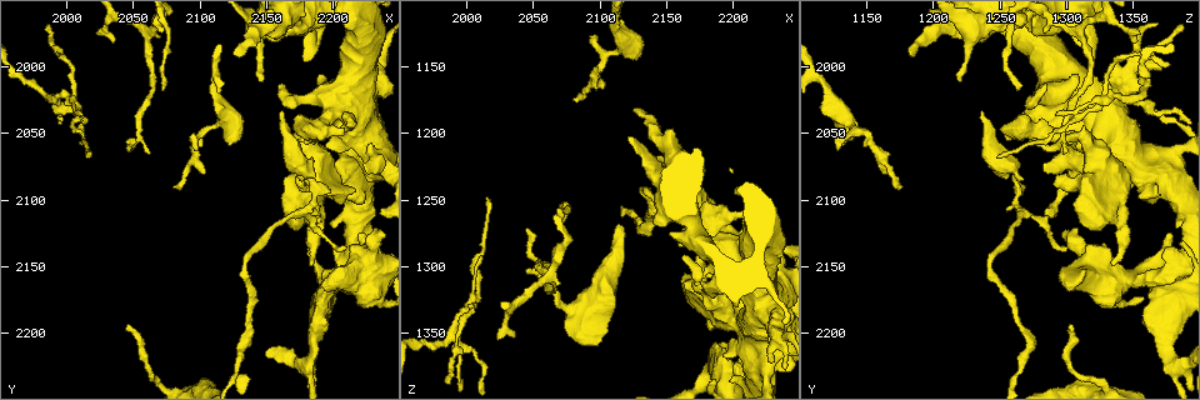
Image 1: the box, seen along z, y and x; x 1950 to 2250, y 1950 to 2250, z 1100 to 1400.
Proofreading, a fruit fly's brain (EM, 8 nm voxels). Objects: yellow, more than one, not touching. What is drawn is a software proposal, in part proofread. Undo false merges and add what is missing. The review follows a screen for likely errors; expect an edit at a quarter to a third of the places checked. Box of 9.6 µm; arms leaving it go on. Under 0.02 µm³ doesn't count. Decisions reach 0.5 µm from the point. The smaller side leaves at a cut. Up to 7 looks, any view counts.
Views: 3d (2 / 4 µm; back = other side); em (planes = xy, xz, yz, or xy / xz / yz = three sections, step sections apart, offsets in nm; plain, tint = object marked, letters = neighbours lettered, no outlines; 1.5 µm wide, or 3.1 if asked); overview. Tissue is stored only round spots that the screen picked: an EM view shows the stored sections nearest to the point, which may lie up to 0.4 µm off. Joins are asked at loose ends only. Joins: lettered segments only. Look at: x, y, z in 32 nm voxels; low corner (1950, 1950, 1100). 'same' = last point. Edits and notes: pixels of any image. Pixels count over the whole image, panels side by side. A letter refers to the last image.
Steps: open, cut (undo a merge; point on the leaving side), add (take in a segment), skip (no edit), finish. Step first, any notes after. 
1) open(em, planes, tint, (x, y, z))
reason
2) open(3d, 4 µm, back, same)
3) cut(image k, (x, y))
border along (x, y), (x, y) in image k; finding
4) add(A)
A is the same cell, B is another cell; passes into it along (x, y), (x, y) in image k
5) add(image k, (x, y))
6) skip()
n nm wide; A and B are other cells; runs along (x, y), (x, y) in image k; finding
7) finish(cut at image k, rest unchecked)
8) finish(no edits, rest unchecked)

open(3d, 4 µm, (2044, 2194, 1304))
tapers out

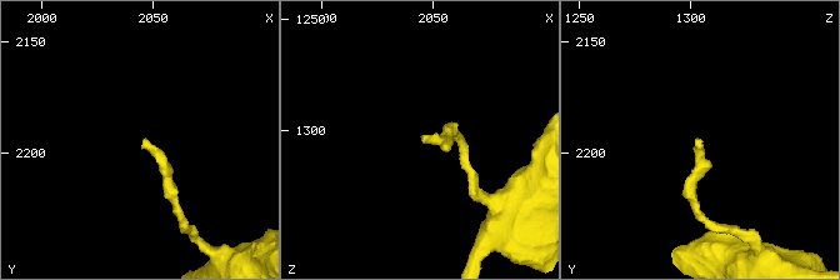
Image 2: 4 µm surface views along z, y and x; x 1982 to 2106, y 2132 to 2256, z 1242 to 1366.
open(em, xy, step 4, letters, (2046, 2194, 1305))

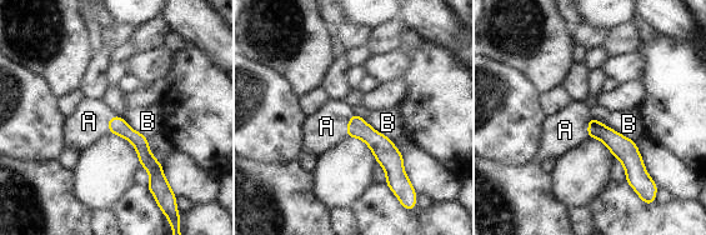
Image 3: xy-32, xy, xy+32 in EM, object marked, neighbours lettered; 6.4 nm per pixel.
open(em, planes, letters, same)

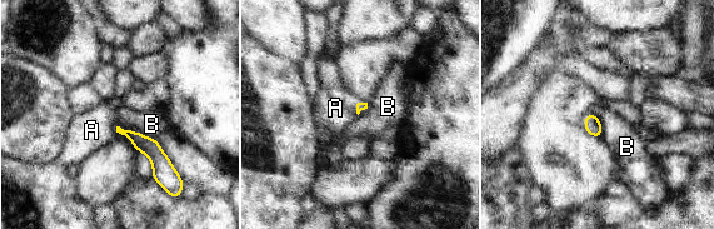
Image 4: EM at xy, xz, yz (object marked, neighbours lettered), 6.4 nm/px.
add(image 4, (335, 108))
A is the same cell, B is another cell; passes into it along (360, 106), (356, 109), (335, 108) in image 4; it goes on there

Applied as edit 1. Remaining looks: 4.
open(em, xz, step 8, tint, (2176, 2084, 1292))
thick end

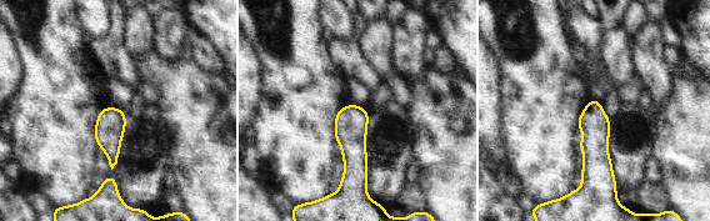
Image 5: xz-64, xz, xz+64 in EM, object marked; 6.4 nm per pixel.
open(em, planes, letters, same)
another direction

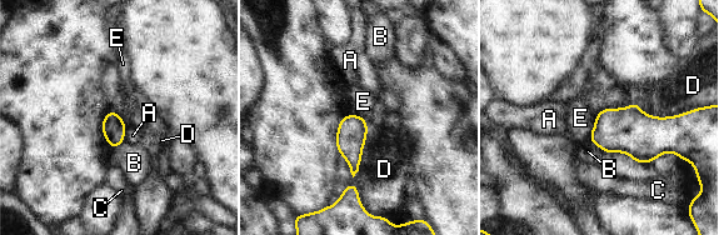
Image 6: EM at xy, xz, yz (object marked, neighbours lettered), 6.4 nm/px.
skip()
D touches over 320 nm; A, B, C, D and E are other cells; border along (594, 124), (588, 139) in image 6; no lettered segment goes on from it

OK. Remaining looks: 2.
open(3d, 4 µm, (2016, 2068, 1248))
branch stops here

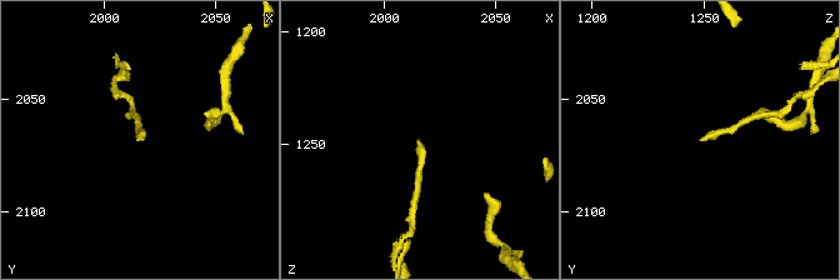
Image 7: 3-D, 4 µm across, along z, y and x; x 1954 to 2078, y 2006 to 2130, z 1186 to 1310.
open(em, planes, letters, (2016, 2068, 1247))

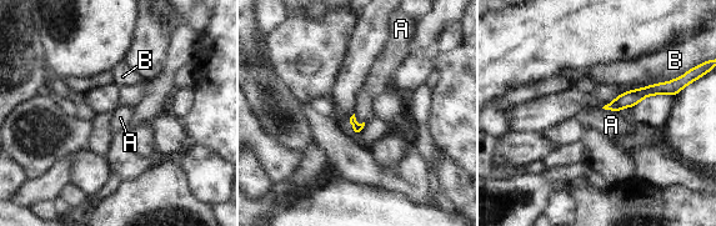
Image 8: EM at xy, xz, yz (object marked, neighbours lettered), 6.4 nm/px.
skip()
A and B are other cells; runs along (670, 91), (649, 90), (610, 106) in image 8; no lettered segment goes on from it

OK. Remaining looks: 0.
finish(add at image 4, rest unchecked)

